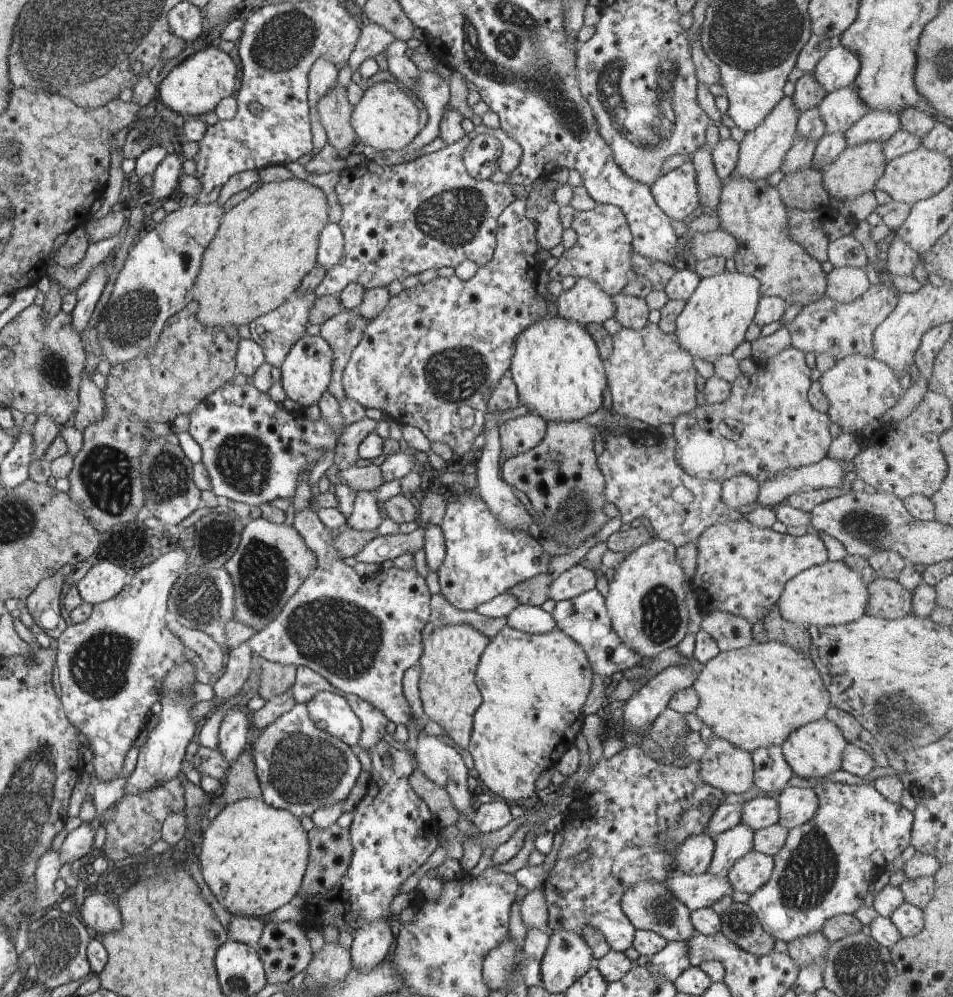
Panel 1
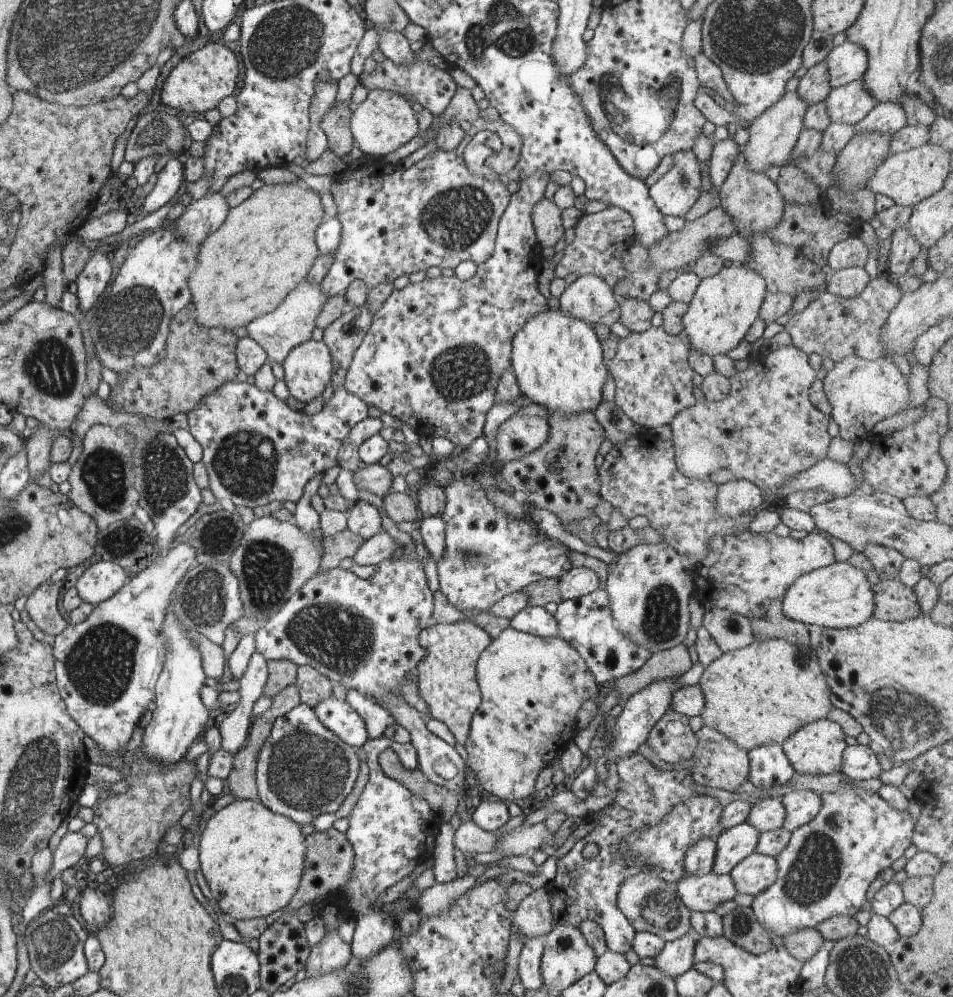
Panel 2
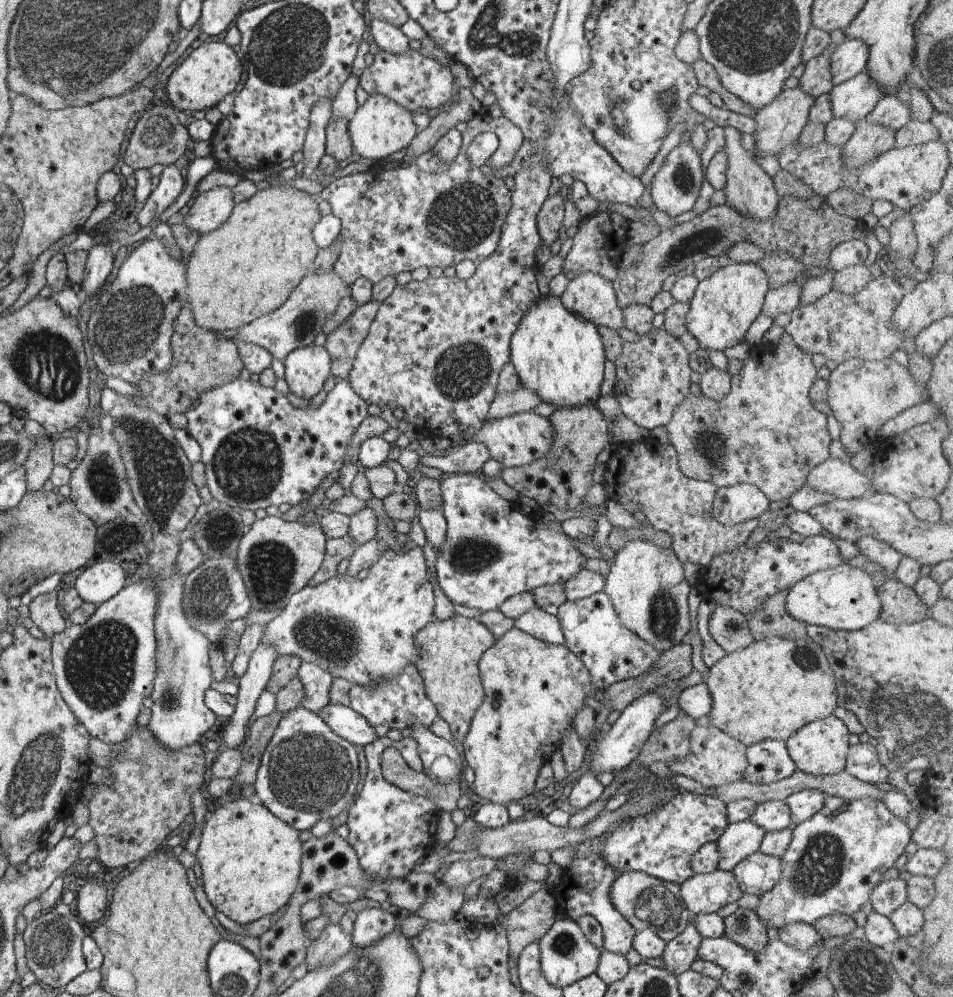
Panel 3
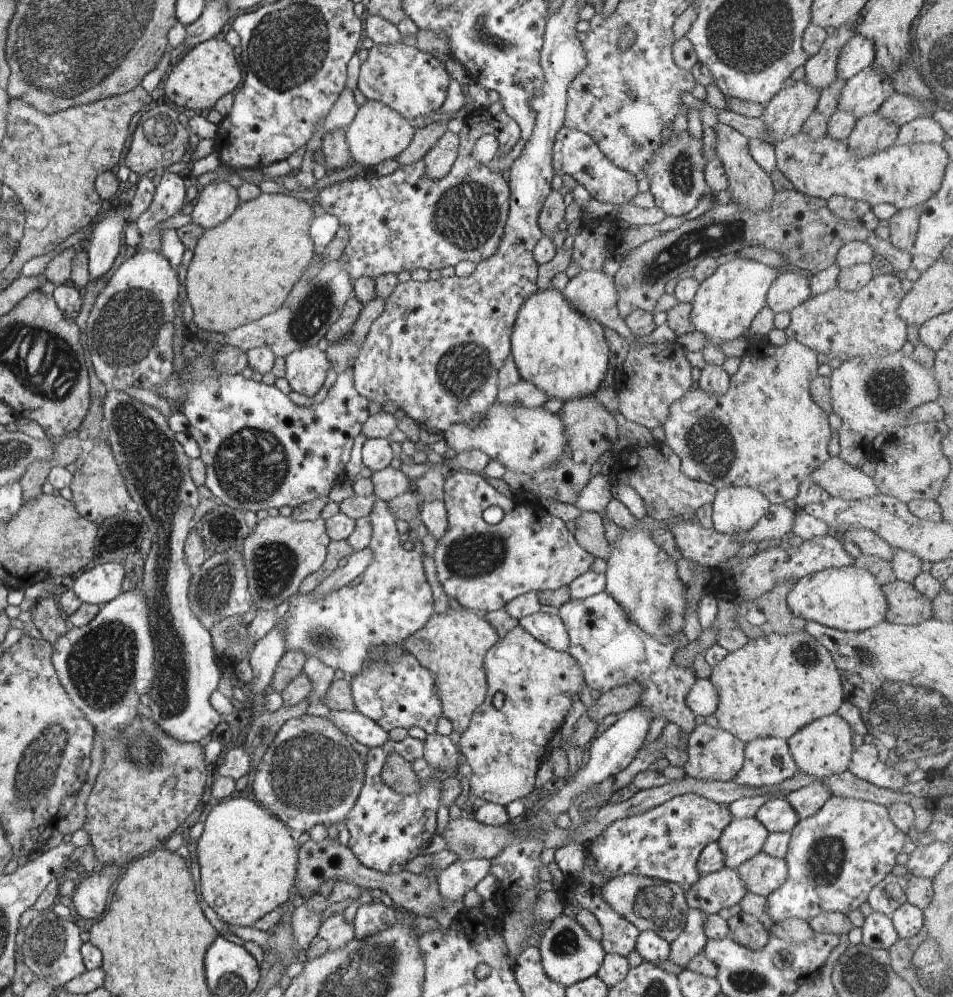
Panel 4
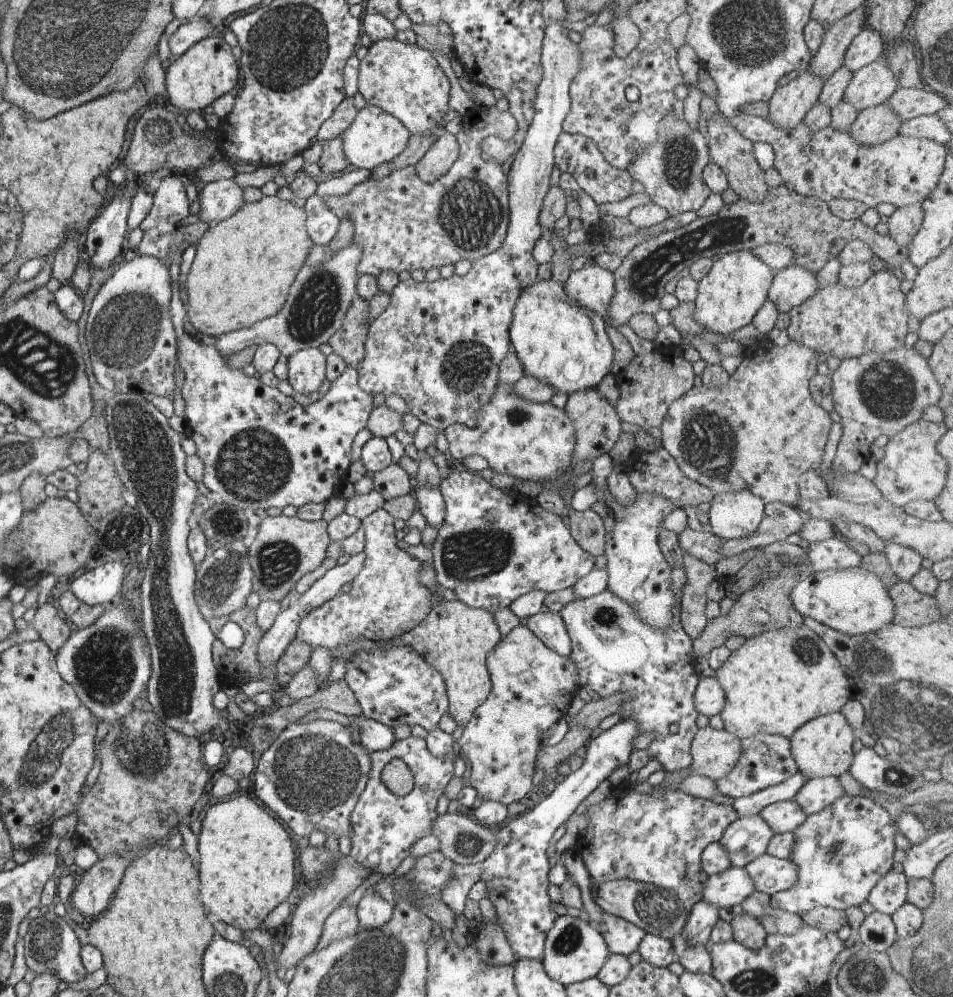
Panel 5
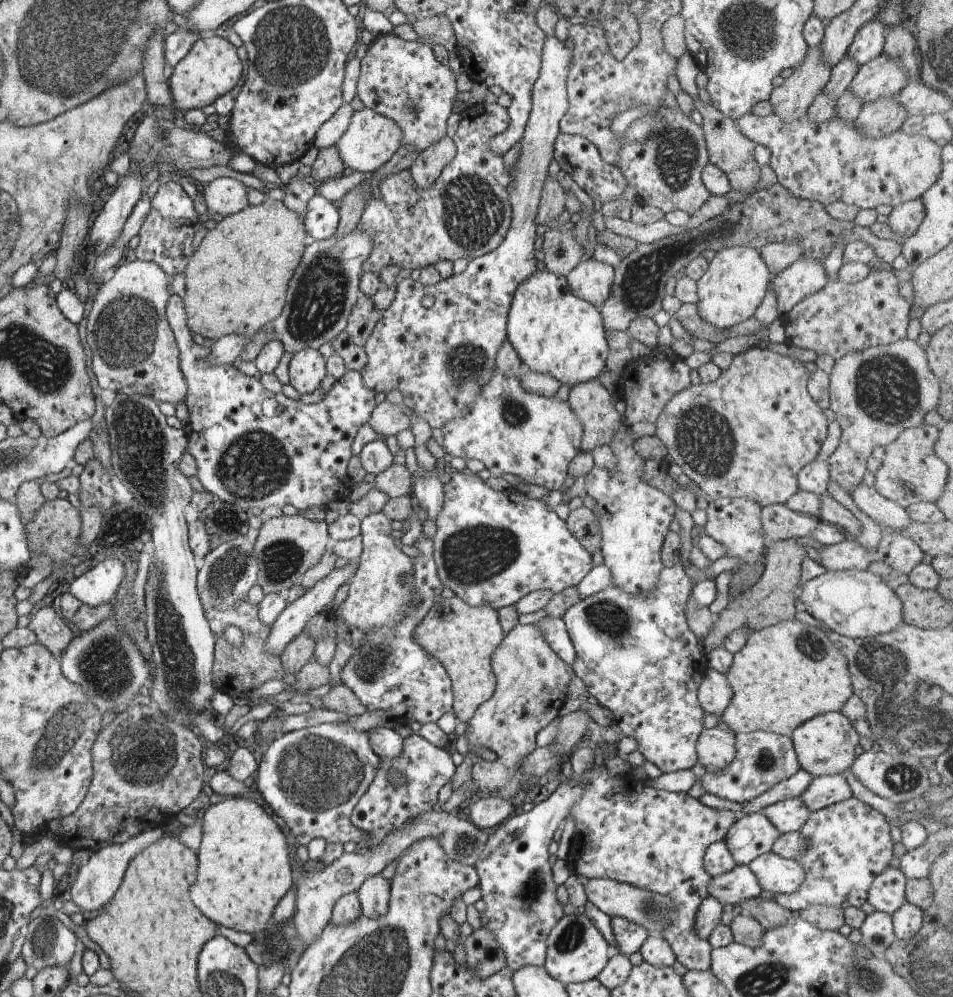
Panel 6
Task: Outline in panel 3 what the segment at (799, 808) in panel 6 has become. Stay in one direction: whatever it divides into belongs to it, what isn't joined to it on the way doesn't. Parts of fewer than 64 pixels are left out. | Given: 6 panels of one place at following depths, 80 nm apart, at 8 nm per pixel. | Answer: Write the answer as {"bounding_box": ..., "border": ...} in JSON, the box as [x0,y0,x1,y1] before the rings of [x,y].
{"bounding_box":[751,800,793,833],"border":[[[774,800],[757,804],[751,820],[764,828],[765,833],[790,829],[793,826],[790,808],[785,801]]]}

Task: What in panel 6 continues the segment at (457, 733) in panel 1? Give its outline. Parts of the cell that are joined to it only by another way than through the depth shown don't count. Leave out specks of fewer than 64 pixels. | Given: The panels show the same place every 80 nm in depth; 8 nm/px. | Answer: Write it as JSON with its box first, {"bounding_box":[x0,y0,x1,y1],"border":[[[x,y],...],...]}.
{"bounding_box":[414,596,505,722],"border":[[[458,596],[440,598],[434,603],[414,634],[416,642],[448,672],[453,693],[452,712],[459,722],[470,722],[476,710],[492,698],[497,684],[492,672],[492,654],[505,636],[498,610],[492,608],[492,604],[470,606]]]}

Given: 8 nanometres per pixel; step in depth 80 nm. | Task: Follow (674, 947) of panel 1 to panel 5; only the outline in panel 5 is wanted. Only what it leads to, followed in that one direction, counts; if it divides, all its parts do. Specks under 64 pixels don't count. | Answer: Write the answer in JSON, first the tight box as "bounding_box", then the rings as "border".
{"bounding_box":[682,900,720,946],"border":[[[704,900],[696,903],[686,915],[682,936],[692,946],[709,944],[712,928],[720,920],[719,909]]]}

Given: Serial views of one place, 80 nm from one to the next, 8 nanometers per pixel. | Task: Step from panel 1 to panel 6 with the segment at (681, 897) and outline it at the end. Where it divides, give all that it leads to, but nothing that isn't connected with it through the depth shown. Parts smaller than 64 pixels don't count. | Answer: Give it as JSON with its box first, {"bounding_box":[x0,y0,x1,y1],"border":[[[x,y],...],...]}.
{"bounding_box":[710,865,762,906],"border":[[[737,865],[732,872],[712,878],[710,897],[722,905],[741,906],[744,902],[758,899],[762,890],[748,865]]]}

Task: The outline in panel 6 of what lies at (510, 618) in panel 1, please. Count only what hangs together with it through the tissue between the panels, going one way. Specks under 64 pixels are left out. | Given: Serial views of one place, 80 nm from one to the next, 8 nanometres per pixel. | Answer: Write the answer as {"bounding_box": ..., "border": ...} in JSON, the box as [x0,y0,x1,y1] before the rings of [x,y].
{"bounding_box":[538,616,576,666],"border":[[[547,616],[544,620],[540,620],[538,623],[540,626],[540,632],[544,634],[548,646],[552,648],[552,651],[565,663],[574,666],[576,662],[576,652],[574,646],[570,641],[566,624],[563,622],[563,618],[550,618]]]}

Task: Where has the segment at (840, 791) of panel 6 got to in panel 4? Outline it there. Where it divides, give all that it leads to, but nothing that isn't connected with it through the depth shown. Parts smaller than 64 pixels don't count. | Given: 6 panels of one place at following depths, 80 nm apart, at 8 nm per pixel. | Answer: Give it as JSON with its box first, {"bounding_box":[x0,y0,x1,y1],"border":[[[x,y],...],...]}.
{"bounding_box":[787,779,832,820],"border":[[[814,779],[807,786],[790,793],[787,800],[800,820],[814,816],[831,796],[832,792],[826,788],[825,780]]]}

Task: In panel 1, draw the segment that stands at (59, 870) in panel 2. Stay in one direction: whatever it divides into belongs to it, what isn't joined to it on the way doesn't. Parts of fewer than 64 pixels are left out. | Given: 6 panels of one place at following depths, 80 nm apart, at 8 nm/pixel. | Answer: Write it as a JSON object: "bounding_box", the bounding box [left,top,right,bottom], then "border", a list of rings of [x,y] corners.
{"bounding_box":[59,822,95,865],"border":[[[83,822],[68,833],[59,851],[62,865],[76,859],[85,861],[93,856],[95,831],[90,823]]]}

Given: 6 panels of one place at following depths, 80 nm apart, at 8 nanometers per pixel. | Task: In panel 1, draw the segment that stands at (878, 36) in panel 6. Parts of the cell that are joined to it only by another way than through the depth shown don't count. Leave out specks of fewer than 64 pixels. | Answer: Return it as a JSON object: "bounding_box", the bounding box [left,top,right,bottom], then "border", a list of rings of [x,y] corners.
{"bounding_box":[813,45,860,94],"border":[[[839,45],[830,48],[813,70],[813,77],[826,94],[836,89],[850,87],[859,73],[860,61],[847,48]]]}

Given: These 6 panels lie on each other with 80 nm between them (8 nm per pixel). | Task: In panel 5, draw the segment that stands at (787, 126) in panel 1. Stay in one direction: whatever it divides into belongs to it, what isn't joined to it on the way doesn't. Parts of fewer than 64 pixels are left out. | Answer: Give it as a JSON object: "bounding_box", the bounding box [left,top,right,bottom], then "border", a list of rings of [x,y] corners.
{"bounding_box":[768,69,825,127],"border":[[[808,69],[786,86],[776,88],[768,102],[768,120],[778,127],[796,127],[805,120],[808,110],[818,102],[825,79]]]}

